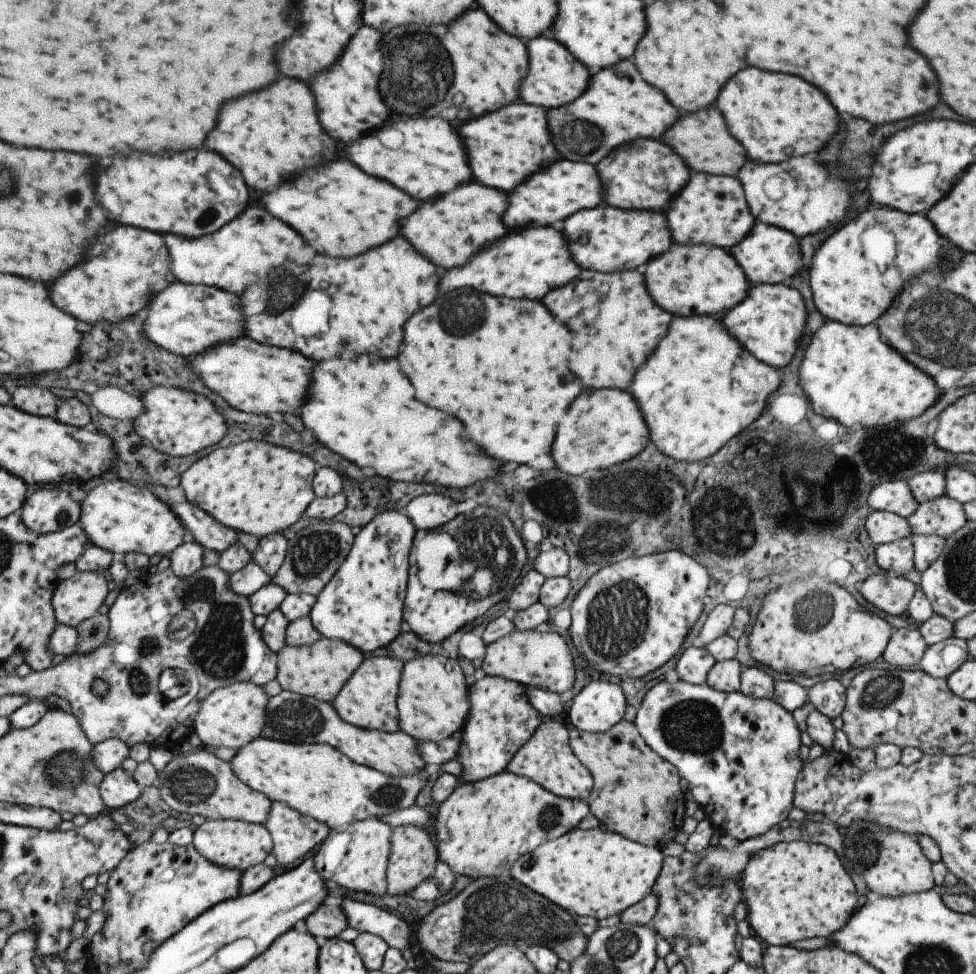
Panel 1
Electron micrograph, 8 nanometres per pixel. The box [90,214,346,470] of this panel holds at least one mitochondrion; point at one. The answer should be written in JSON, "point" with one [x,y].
{"point":[284,294]}

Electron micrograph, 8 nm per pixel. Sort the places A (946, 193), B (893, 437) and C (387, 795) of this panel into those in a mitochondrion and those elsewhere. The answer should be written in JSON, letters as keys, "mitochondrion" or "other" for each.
{"A":"other","B":"mitochondrion","C":"mitochondrion"}

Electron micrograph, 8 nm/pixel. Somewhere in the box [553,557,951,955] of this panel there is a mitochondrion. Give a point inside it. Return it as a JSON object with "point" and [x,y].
{"point":[622,607]}

